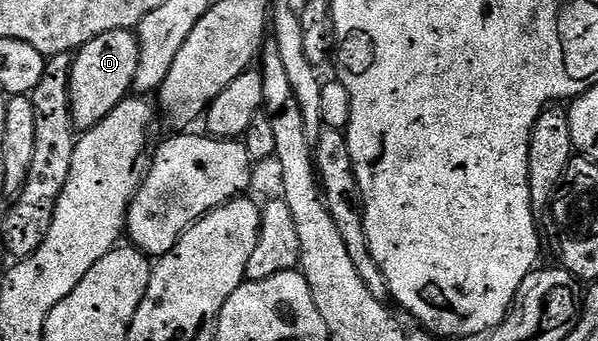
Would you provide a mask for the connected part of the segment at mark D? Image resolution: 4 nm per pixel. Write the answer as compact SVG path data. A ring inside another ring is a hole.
M111 31L94 37L85 47L75 52L70 68L70 113L77 132L89 131L102 121L116 106L129 98L134 73L138 73L140 42L132 31Z

